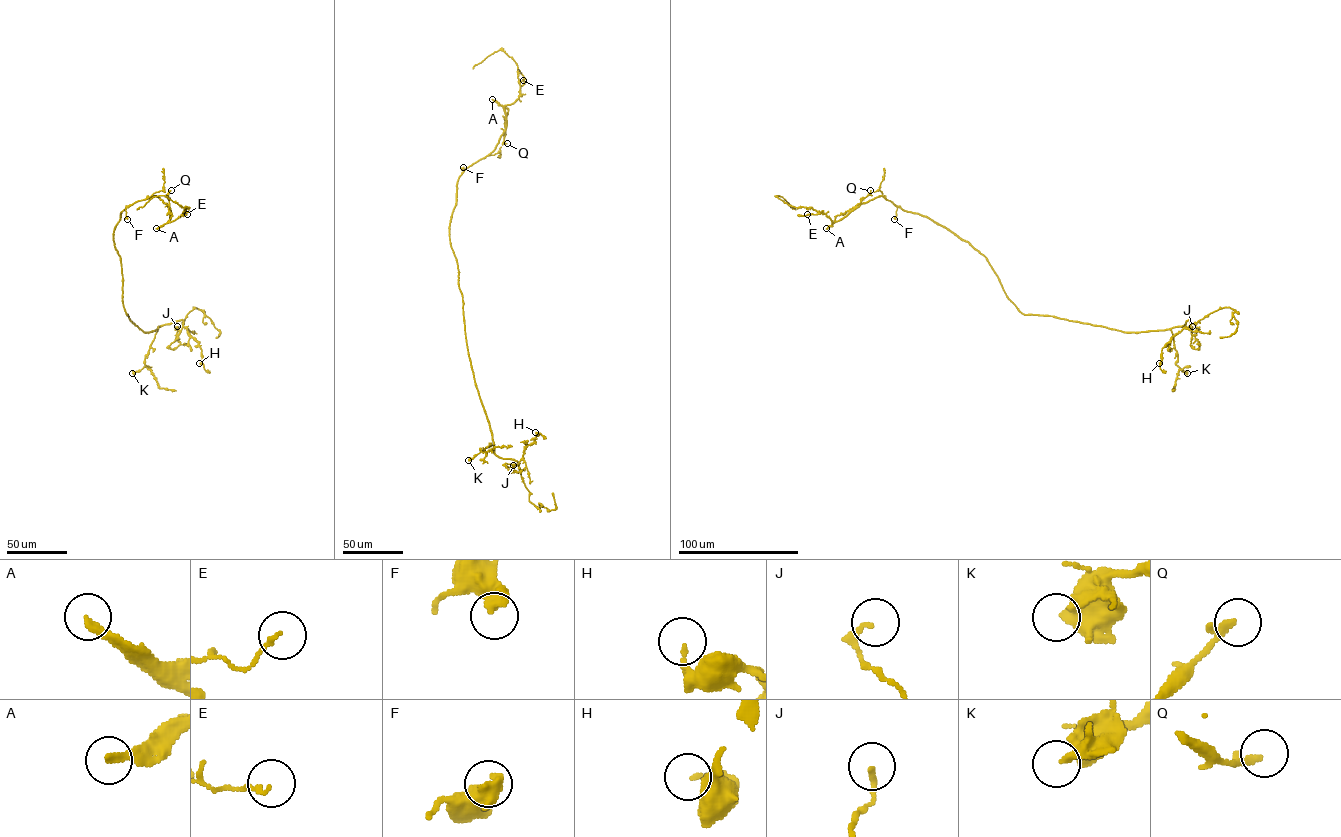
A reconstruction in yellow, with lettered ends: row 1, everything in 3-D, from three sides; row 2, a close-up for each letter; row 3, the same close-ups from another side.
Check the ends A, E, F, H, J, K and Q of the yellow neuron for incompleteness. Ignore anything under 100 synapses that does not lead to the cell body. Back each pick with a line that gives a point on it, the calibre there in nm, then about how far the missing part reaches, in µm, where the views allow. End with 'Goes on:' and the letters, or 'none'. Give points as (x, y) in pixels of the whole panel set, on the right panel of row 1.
A: at (826, 228); 240 nm thick; about 110 µm are missing
Goes on: A

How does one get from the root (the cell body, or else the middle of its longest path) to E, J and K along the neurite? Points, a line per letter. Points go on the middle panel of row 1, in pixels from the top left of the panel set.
E: (458, 270), (449, 238), (458, 180), (495, 149), (505, 130), (504, 106), (518, 98), (518, 81), (523, 80)
J: (458, 270), (465, 336), (475, 385), (495, 453), (519, 463), (513, 465)
K: (458, 270), (468, 353), (493, 443), (481, 448), (468, 460)

